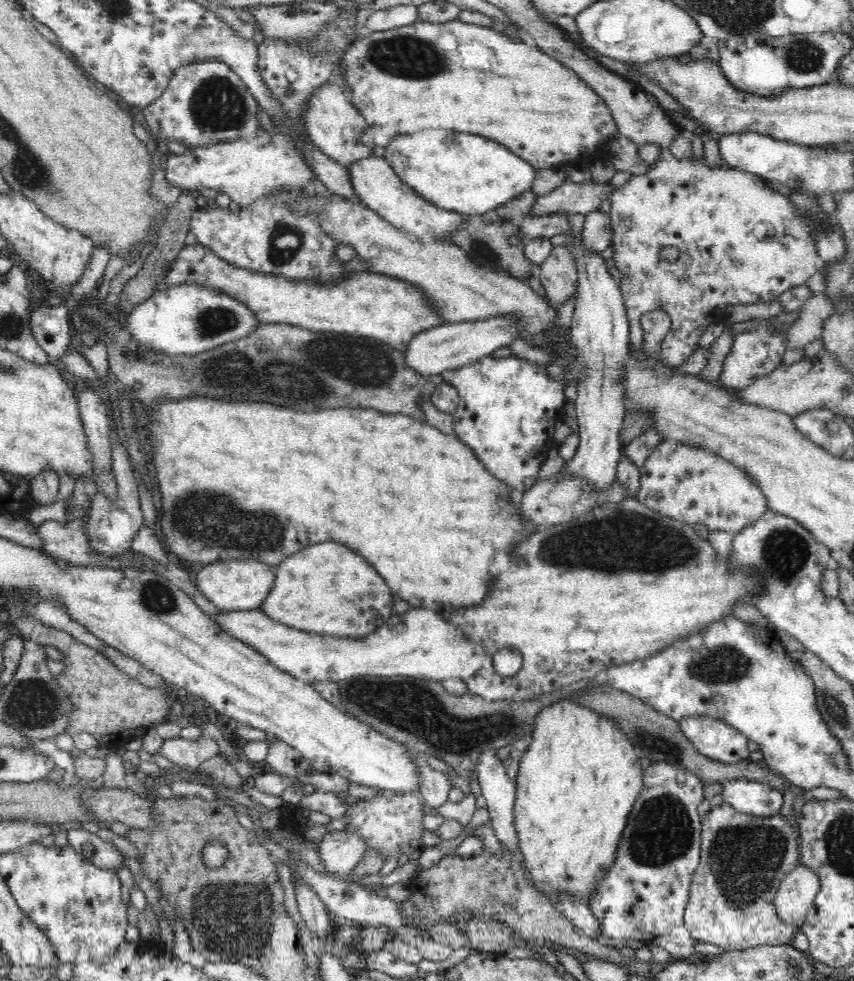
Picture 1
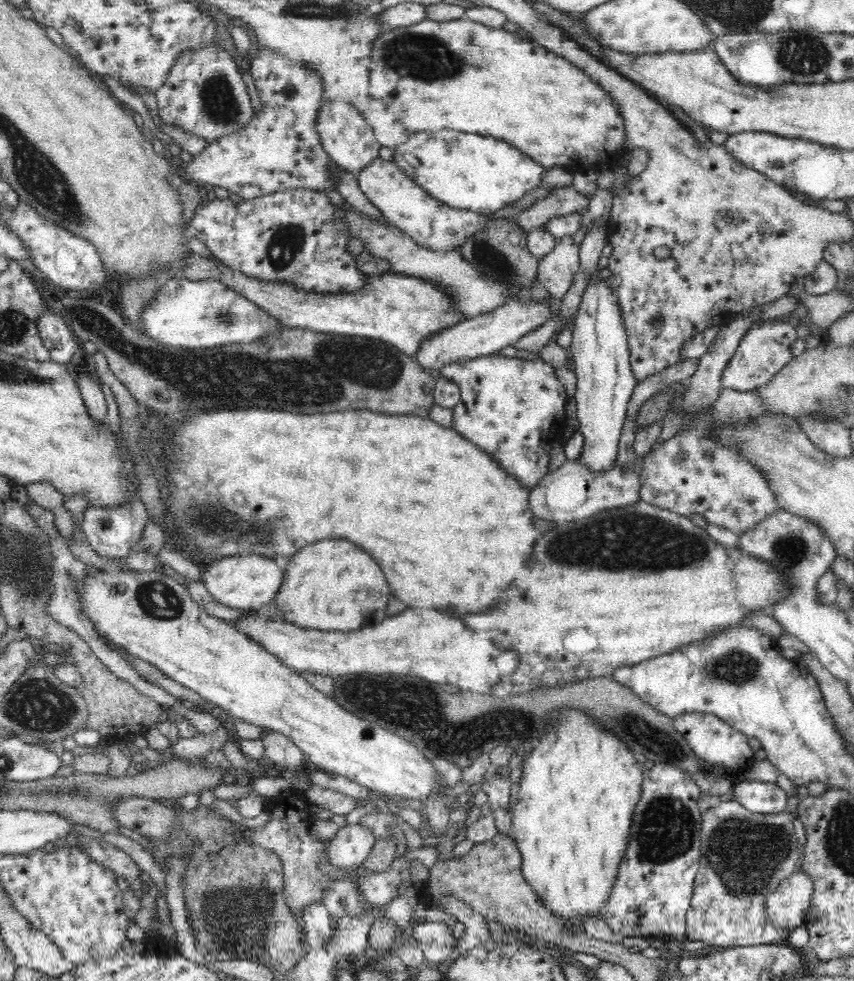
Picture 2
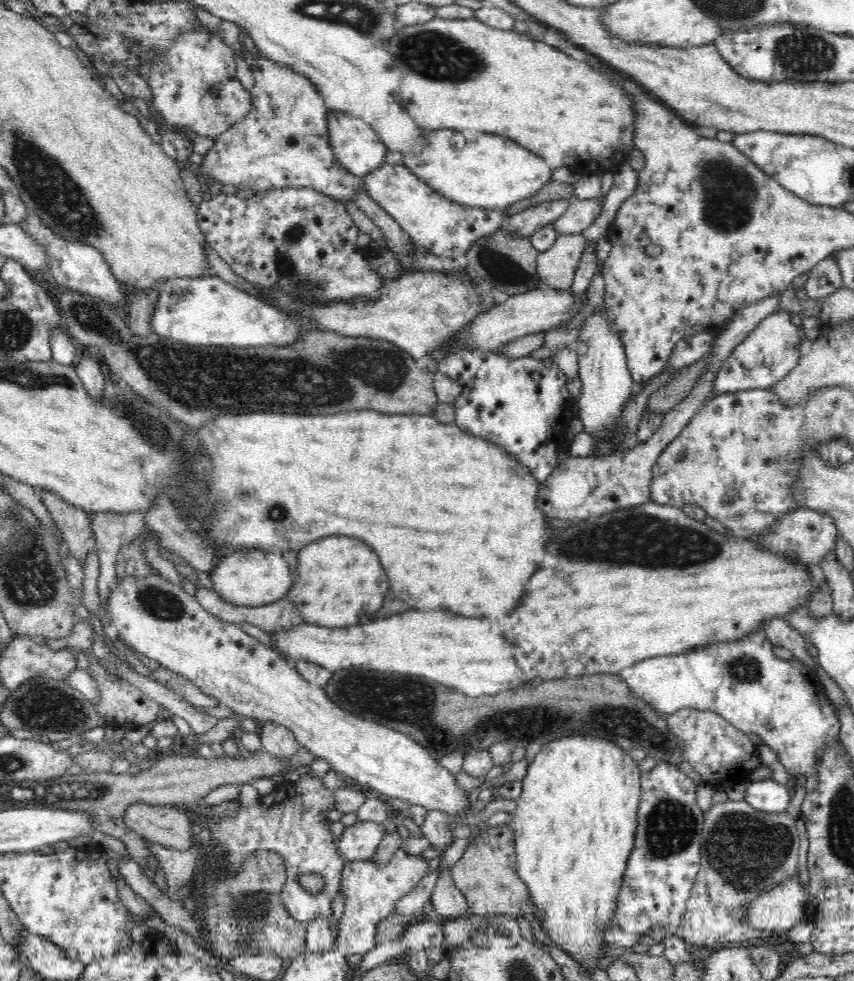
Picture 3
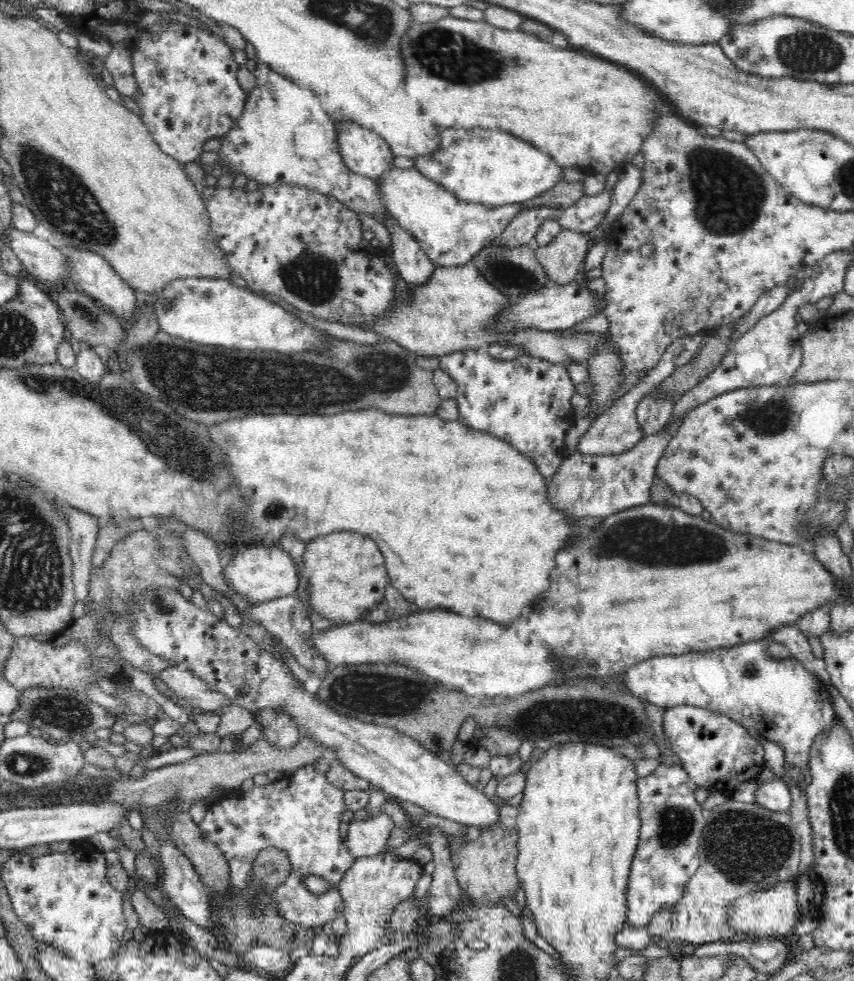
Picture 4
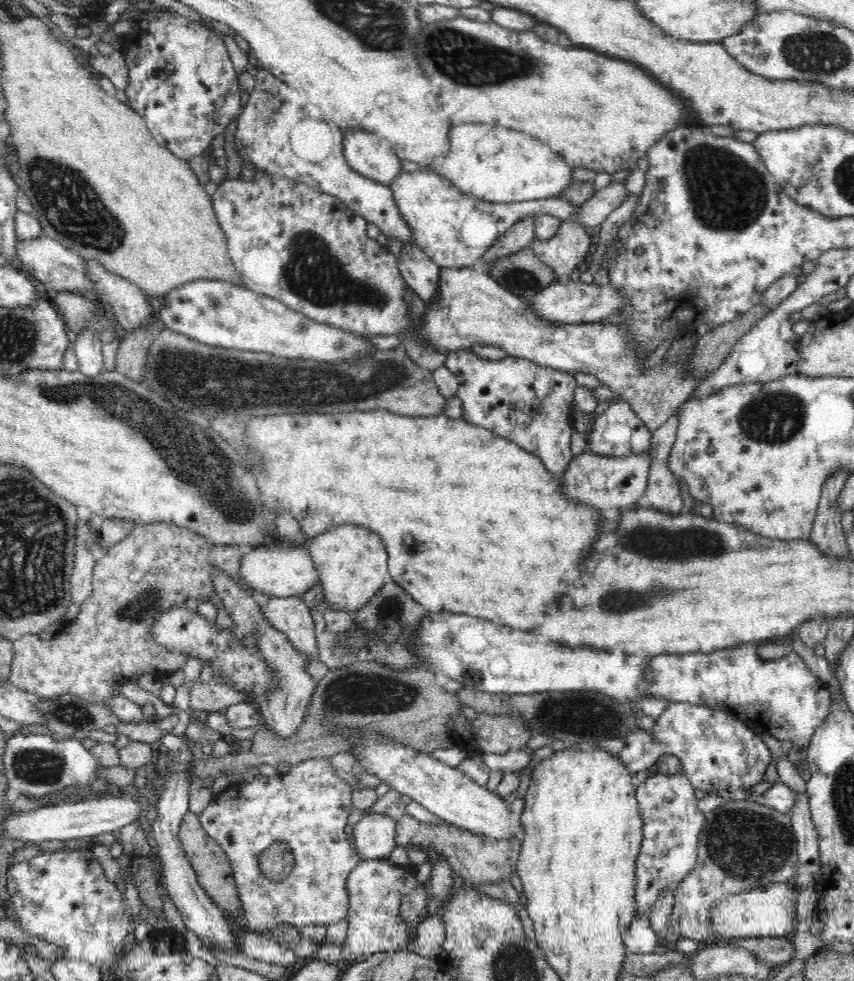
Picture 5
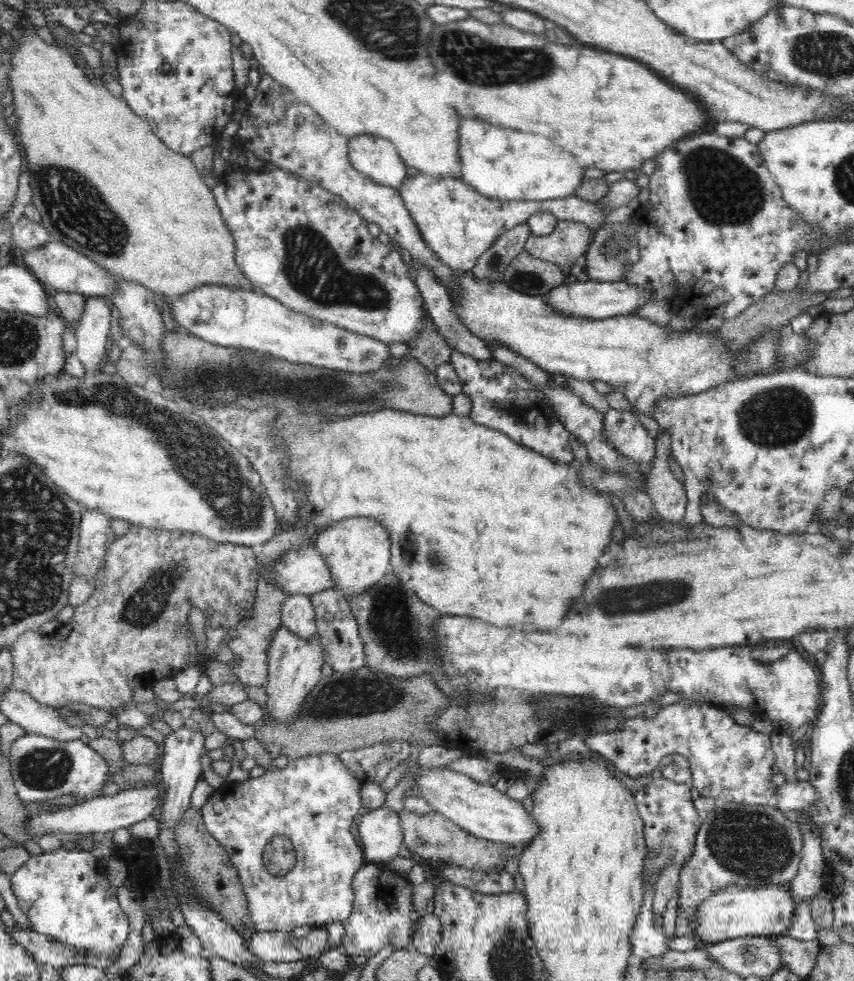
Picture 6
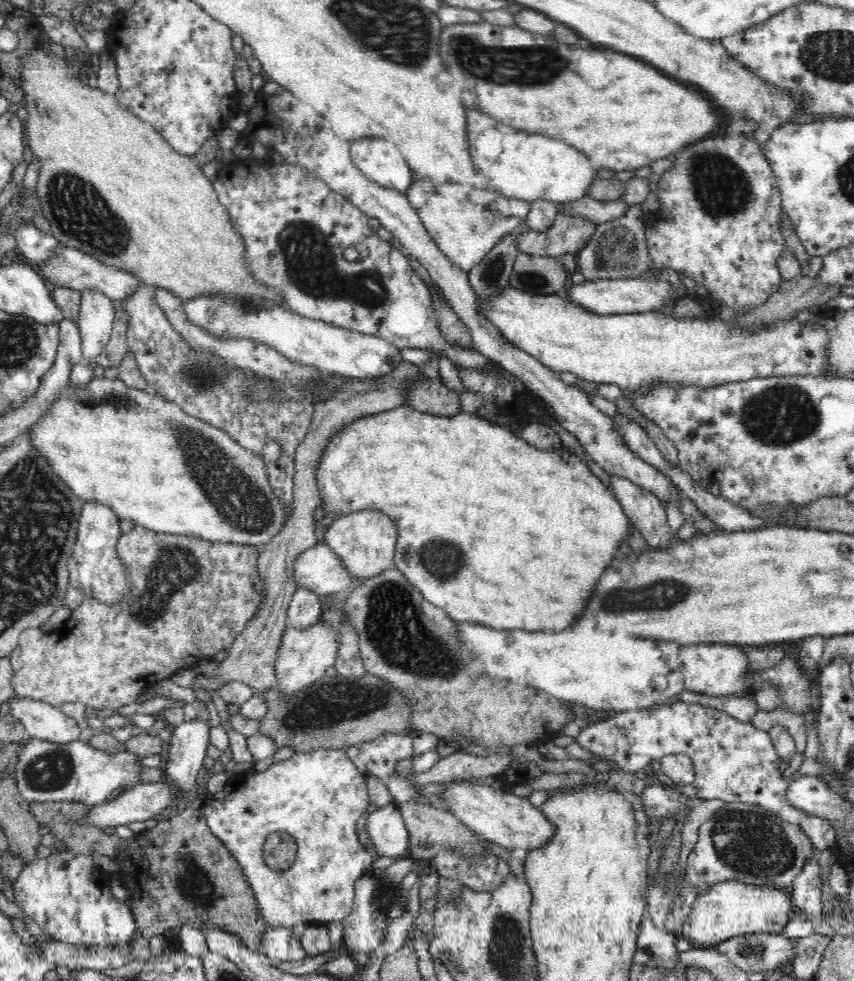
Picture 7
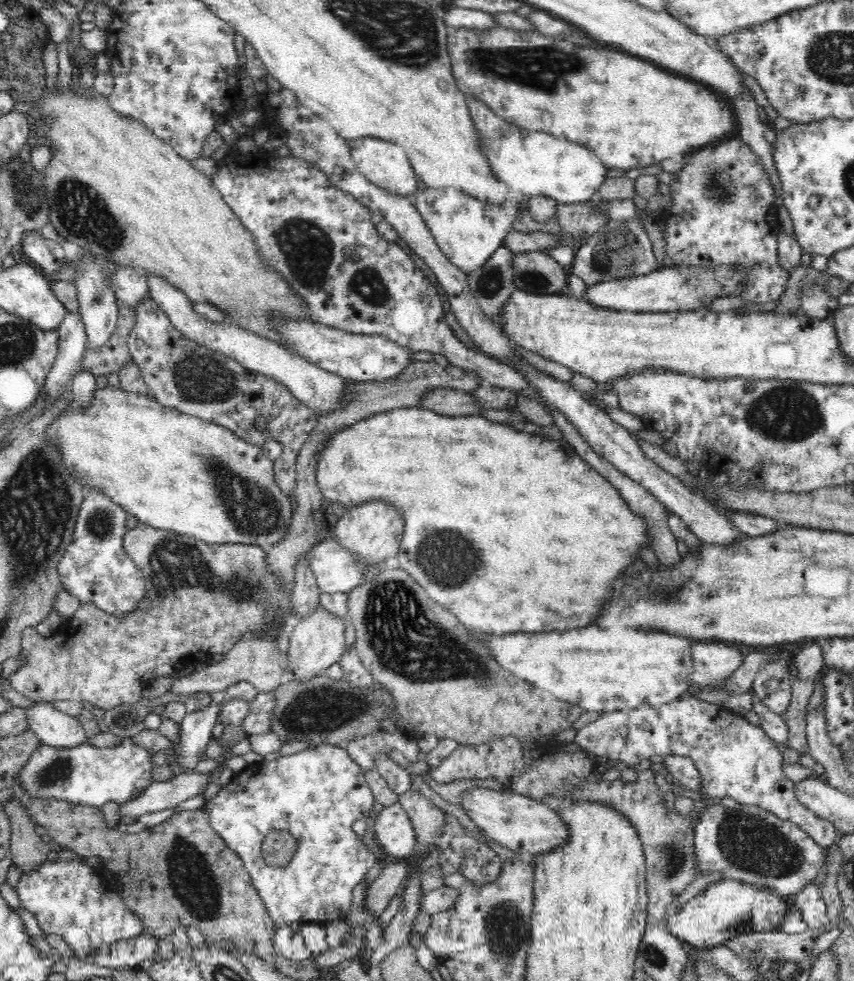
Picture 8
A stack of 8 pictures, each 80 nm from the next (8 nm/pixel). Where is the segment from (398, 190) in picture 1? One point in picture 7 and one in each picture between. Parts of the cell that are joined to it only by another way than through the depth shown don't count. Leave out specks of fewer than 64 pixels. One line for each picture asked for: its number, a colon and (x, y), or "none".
2: (404, 204)
3: (444, 228)
4: (450, 231)
5: (454, 229)
6: (459, 225)
7: (465, 222)

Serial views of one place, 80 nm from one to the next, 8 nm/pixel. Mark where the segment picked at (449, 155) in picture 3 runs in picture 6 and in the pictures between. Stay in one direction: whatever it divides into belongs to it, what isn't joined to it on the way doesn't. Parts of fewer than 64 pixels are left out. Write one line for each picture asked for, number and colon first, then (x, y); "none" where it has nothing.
4: (492, 168)
5: (499, 165)
6: (499, 163)

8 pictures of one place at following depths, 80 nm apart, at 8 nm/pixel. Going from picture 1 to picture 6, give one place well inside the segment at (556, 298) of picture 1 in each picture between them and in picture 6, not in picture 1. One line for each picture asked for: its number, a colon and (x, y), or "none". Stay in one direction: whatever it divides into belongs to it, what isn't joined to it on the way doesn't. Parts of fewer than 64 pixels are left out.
2: (557, 271)
3: (556, 267)
4: (562, 260)
5: (563, 253)
6: (570, 240)

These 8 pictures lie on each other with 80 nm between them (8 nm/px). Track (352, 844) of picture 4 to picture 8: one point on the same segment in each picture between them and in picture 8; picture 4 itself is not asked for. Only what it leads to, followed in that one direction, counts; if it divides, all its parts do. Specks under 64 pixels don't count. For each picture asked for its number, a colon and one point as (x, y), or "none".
5: (374, 835)
6: (379, 833)
7: (386, 830)
8: (393, 831)

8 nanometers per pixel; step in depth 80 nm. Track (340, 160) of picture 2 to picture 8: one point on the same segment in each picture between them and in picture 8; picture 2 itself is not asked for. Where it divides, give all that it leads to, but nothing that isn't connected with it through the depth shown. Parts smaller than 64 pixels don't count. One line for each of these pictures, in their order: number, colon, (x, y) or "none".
3: (355, 144)
4: (364, 152)
5: (367, 153)
6: (377, 158)
7: (380, 160)
8: (385, 164)

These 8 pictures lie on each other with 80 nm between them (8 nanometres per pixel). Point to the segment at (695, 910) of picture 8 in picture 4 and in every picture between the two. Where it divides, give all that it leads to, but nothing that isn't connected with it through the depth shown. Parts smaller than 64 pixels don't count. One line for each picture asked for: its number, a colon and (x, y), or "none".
4: (773, 912)
5: (766, 912)
6: (736, 912)
7: (731, 909)

